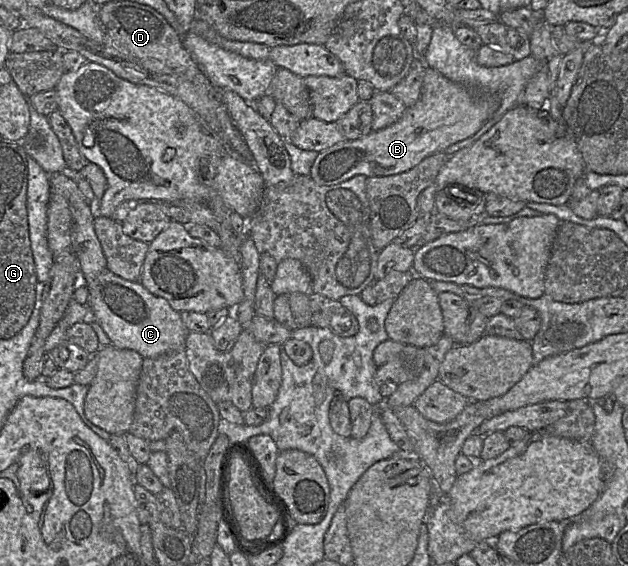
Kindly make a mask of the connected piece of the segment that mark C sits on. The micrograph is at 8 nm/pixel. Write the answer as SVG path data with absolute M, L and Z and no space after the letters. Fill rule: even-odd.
M106 269L86 284L89 291L88 306L93 318L101 325L114 347L134 350L143 358L154 358L186 348L190 331L184 325L180 312L175 311L166 299L151 294L140 282L125 280Z

